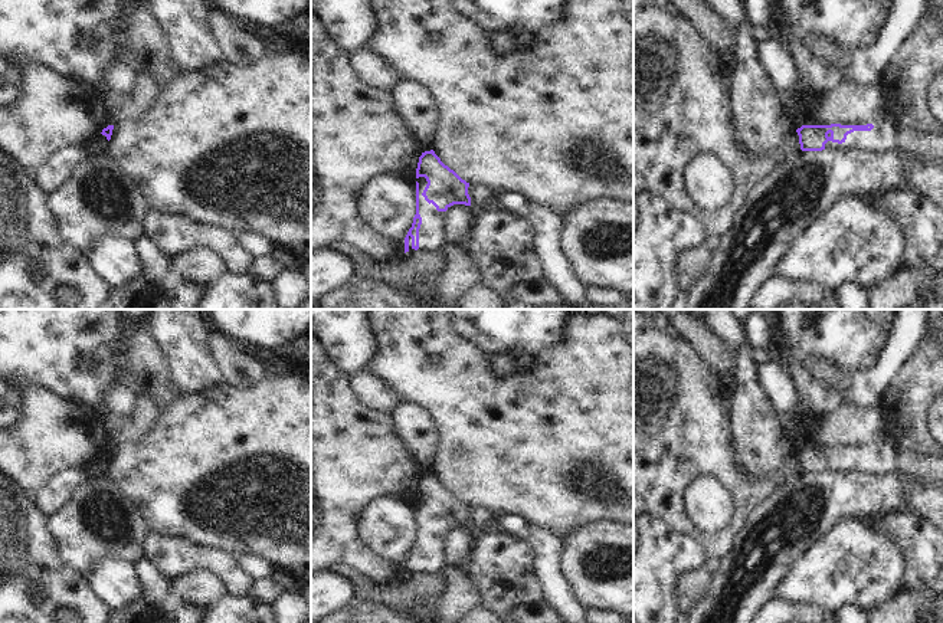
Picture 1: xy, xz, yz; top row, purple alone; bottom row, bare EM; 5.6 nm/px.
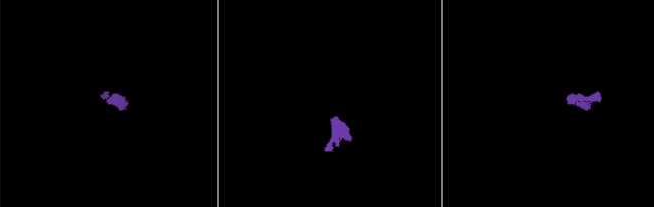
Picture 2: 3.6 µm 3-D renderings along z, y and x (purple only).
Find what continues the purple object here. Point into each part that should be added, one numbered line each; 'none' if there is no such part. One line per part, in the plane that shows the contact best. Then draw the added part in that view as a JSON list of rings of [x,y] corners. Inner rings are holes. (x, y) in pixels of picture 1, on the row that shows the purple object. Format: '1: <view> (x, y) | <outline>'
none

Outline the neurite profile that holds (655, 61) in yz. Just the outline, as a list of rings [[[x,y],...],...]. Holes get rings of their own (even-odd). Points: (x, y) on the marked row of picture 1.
[[[645,36],[633,42],[633,108],[655,114],[664,108],[678,68],[675,45]]]

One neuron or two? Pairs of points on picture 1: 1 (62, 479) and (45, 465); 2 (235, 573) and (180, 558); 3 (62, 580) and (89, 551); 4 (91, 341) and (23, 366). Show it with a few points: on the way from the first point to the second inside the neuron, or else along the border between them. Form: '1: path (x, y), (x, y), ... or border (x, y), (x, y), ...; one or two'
1: border (59, 471), (36, 491); two
2: path (222, 564), (215, 560), (193, 558); one
3: border (53, 540), (59, 557), (85, 577); two
4: path (74, 341), (48, 341), (41, 348); one

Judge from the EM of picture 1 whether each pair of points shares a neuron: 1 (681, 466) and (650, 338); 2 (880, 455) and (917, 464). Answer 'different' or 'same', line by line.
1: same
2: same

